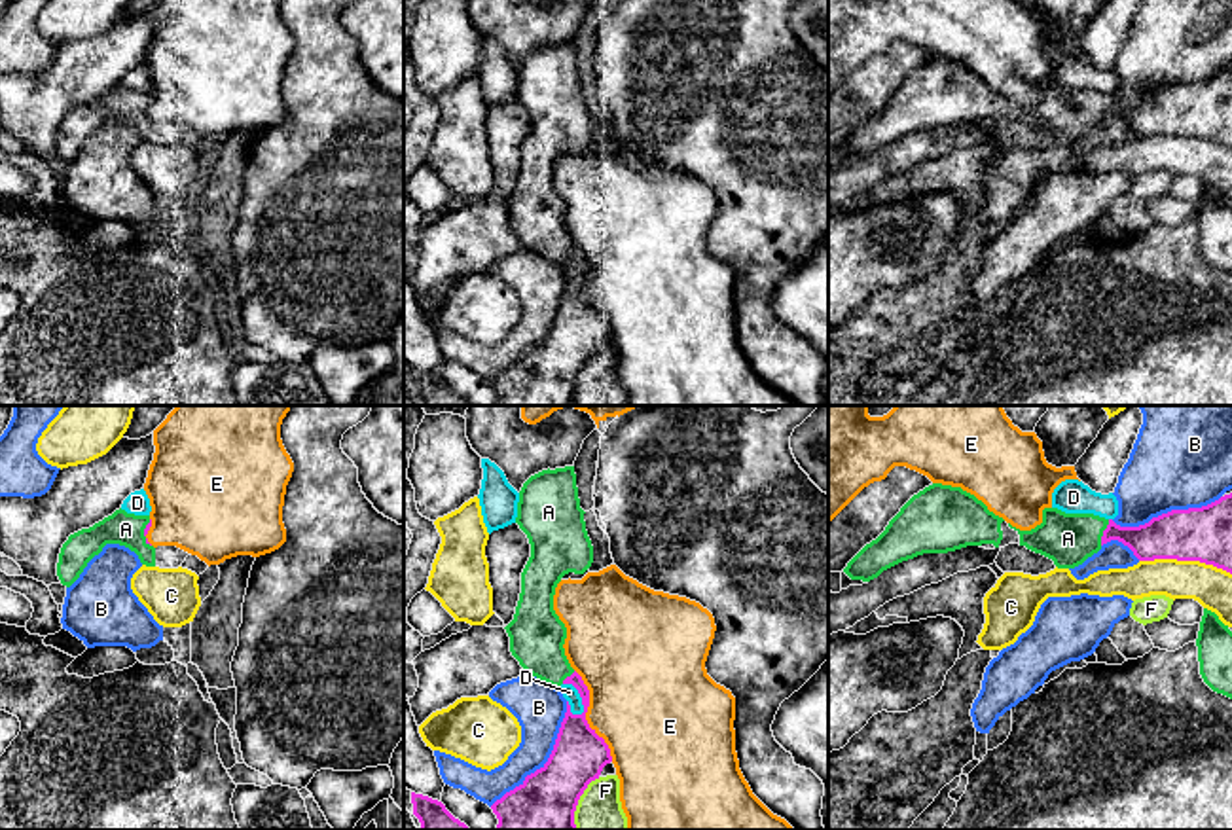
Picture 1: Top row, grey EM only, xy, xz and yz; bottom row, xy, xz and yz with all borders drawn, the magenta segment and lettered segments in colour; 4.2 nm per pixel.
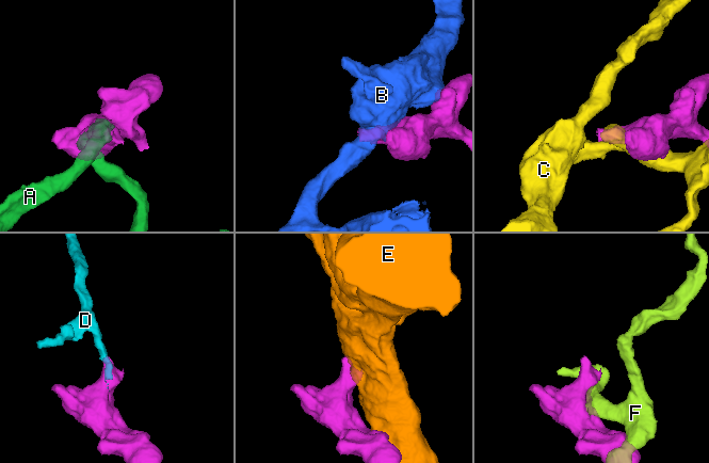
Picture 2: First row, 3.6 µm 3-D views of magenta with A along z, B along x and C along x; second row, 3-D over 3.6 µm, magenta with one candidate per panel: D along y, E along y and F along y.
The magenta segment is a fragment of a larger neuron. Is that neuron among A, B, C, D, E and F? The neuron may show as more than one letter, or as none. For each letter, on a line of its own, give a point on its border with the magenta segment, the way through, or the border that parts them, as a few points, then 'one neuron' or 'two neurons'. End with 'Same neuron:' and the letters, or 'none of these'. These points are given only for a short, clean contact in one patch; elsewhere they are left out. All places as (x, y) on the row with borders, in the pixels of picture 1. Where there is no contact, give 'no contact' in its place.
A: yz (1104, 533) | one neuron
B: xz (548, 760) | two neurons
C: yz (1185, 559) | two neurons
D: xz (580, 696) | two neurons
E: xz (584, 715) | two neurons
F: xz (577, 802) | two neurons
Same neuron: A

